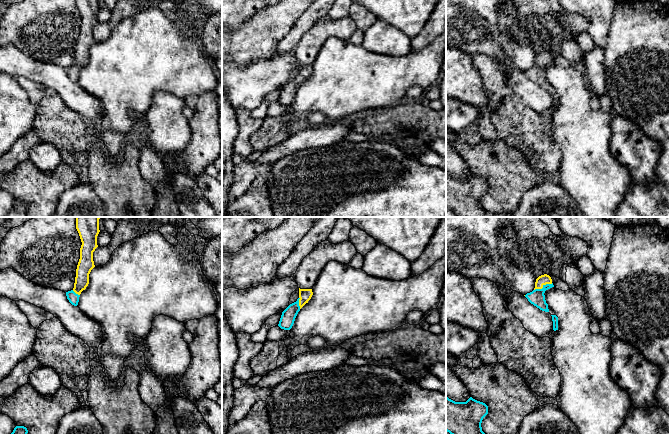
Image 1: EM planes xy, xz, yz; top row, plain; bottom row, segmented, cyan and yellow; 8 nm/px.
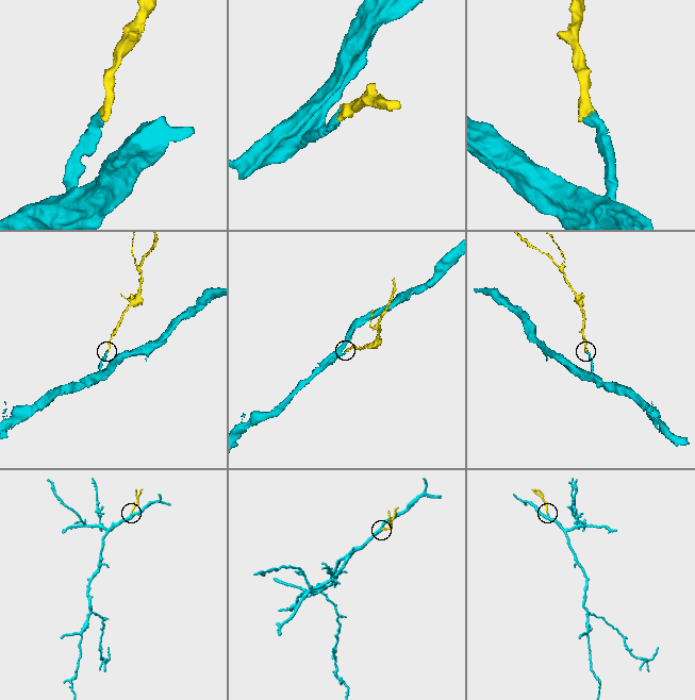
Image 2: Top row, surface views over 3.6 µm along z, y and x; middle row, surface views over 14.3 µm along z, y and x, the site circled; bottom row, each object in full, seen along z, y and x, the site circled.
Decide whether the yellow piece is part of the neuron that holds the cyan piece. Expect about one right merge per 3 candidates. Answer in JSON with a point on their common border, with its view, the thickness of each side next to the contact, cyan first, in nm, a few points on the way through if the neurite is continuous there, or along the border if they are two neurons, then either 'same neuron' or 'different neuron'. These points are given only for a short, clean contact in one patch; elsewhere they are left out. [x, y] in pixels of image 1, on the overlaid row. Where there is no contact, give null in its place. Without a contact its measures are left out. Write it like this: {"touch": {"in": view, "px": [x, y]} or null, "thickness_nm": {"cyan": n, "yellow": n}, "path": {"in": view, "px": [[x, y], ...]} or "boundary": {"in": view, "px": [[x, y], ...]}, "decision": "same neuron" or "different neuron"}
{"touch": {"in": "yz", "px": [543, 286]}, "thickness_nm": {"cyan": 120, "yellow": 80}, "path": {"in": "yz", "px": [[536, 297], [538, 291], [543, 286], [544, 279]]}, "decision": "same neuron"}

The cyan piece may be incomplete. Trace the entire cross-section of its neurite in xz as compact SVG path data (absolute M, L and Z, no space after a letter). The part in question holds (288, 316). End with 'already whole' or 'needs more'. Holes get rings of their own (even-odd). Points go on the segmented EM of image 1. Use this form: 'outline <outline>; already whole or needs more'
outline M300 289L299 298L290 304L283 312L278 326L284 330L290 330L300 309L308 303L313 295L312 289Z; needs more

